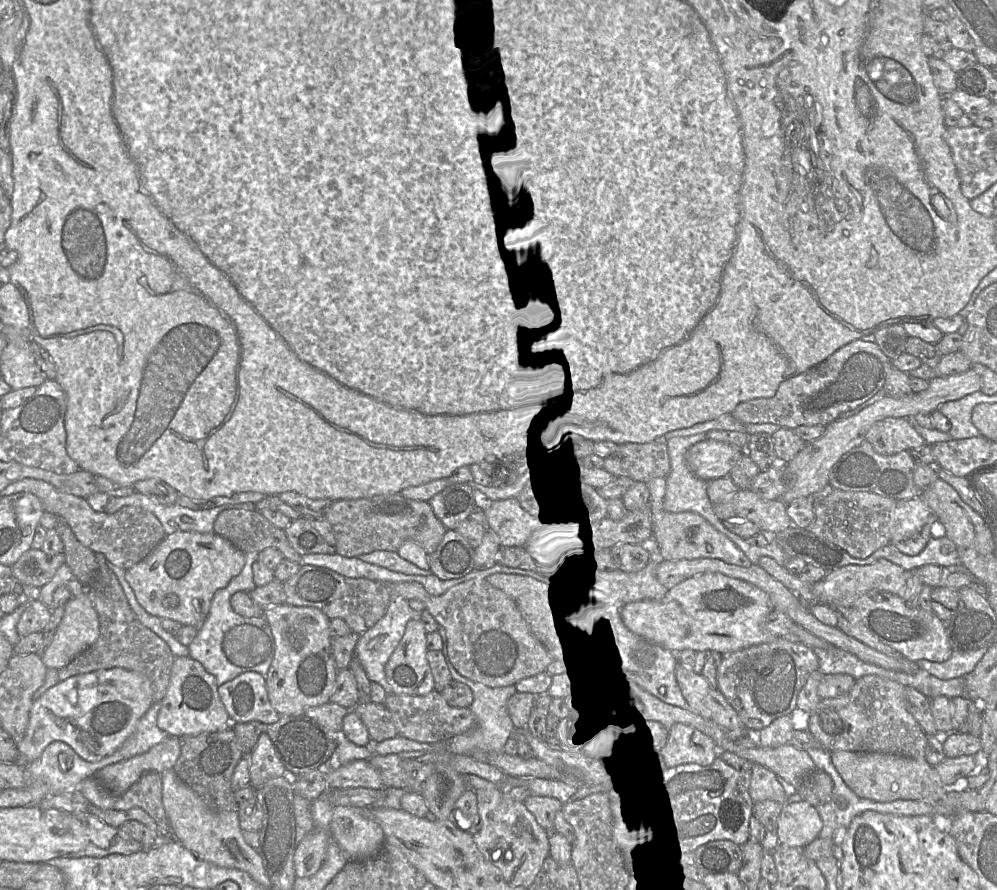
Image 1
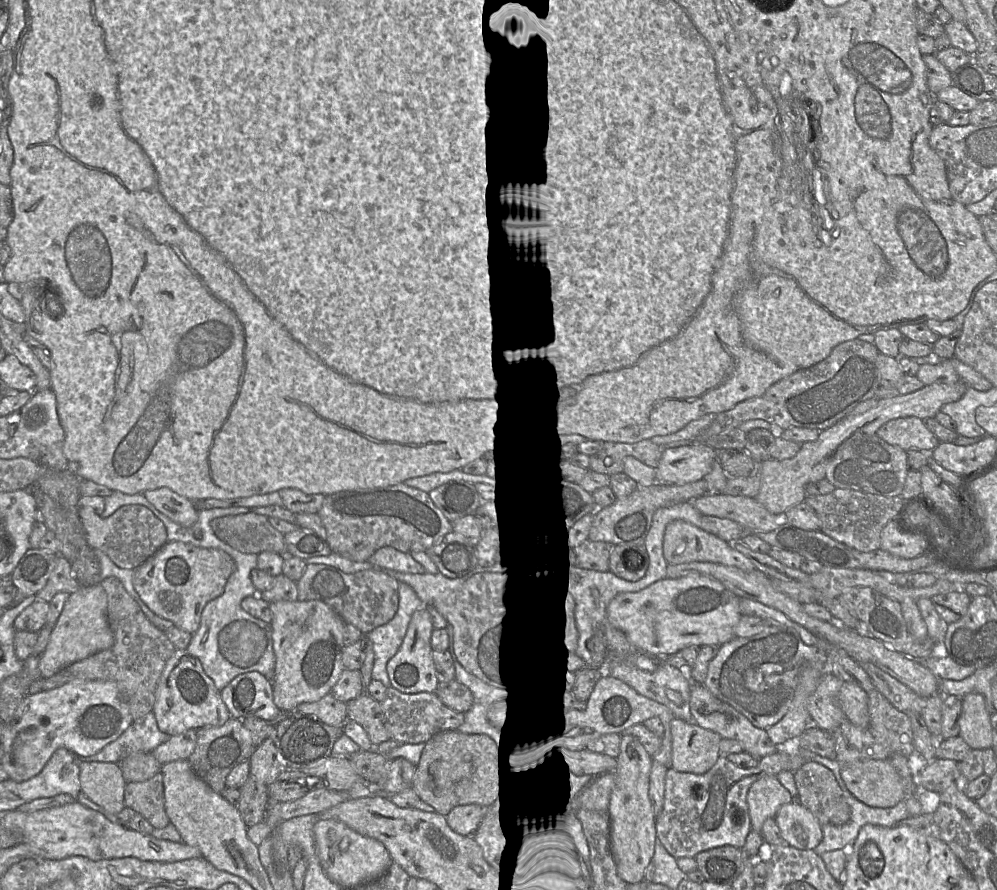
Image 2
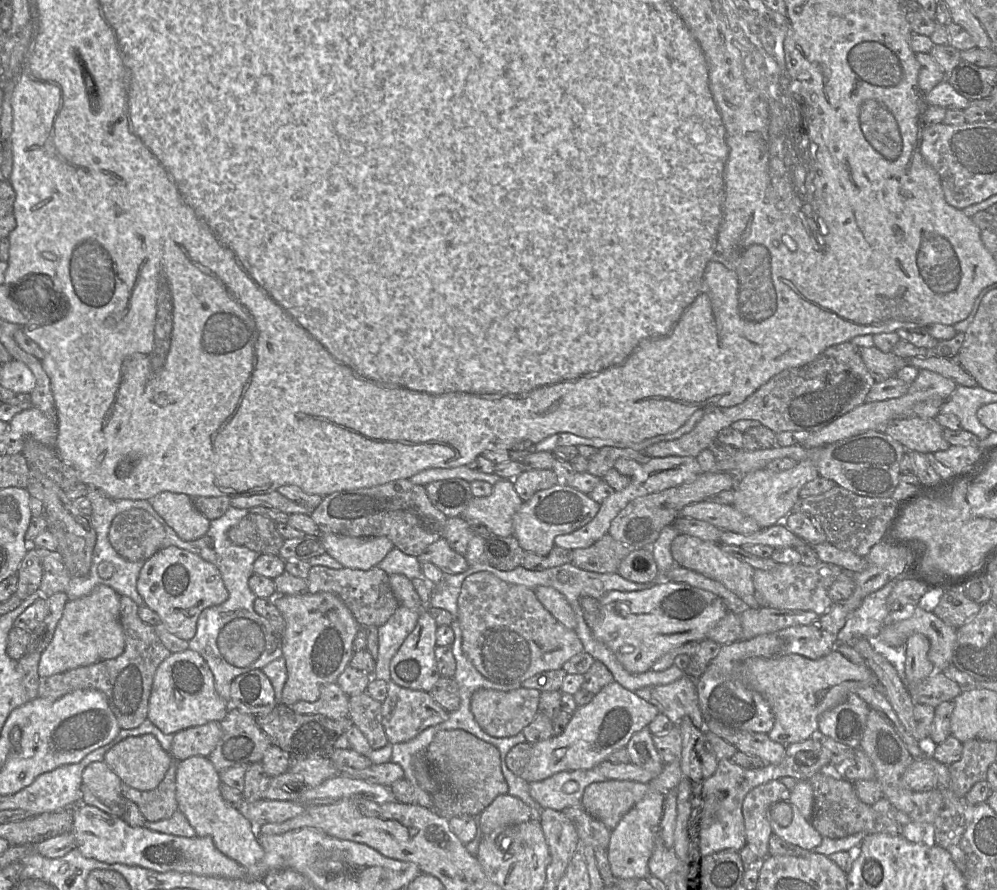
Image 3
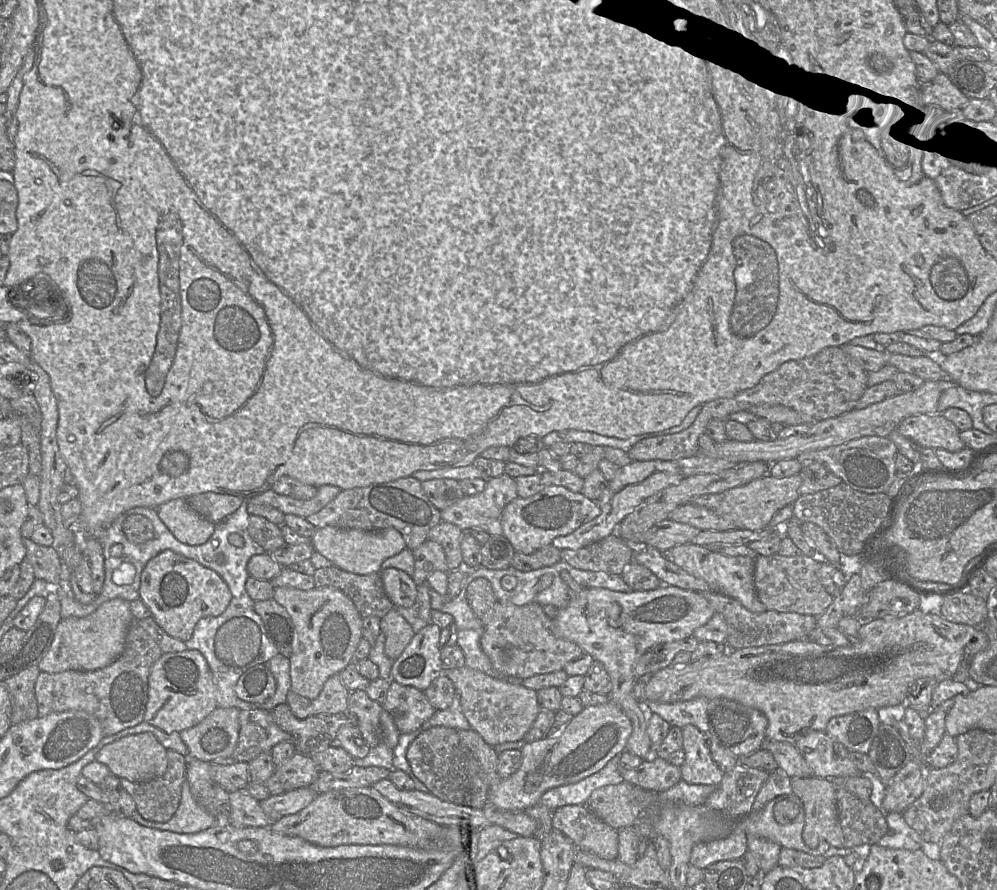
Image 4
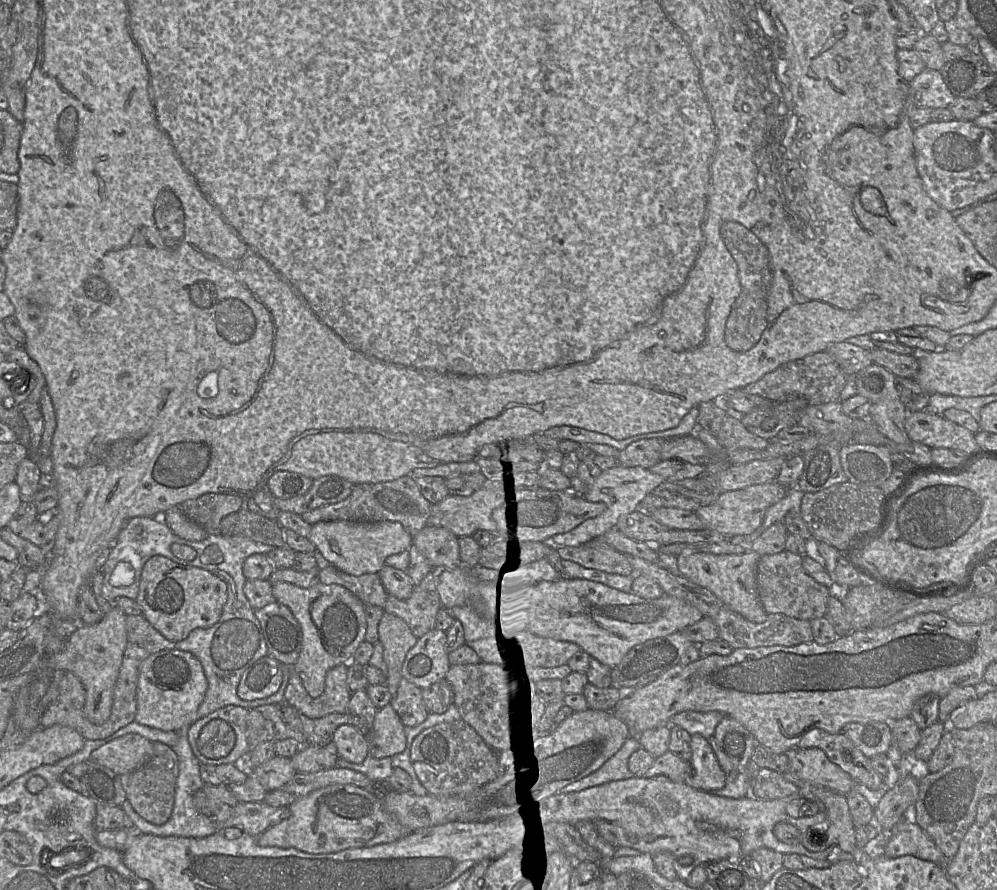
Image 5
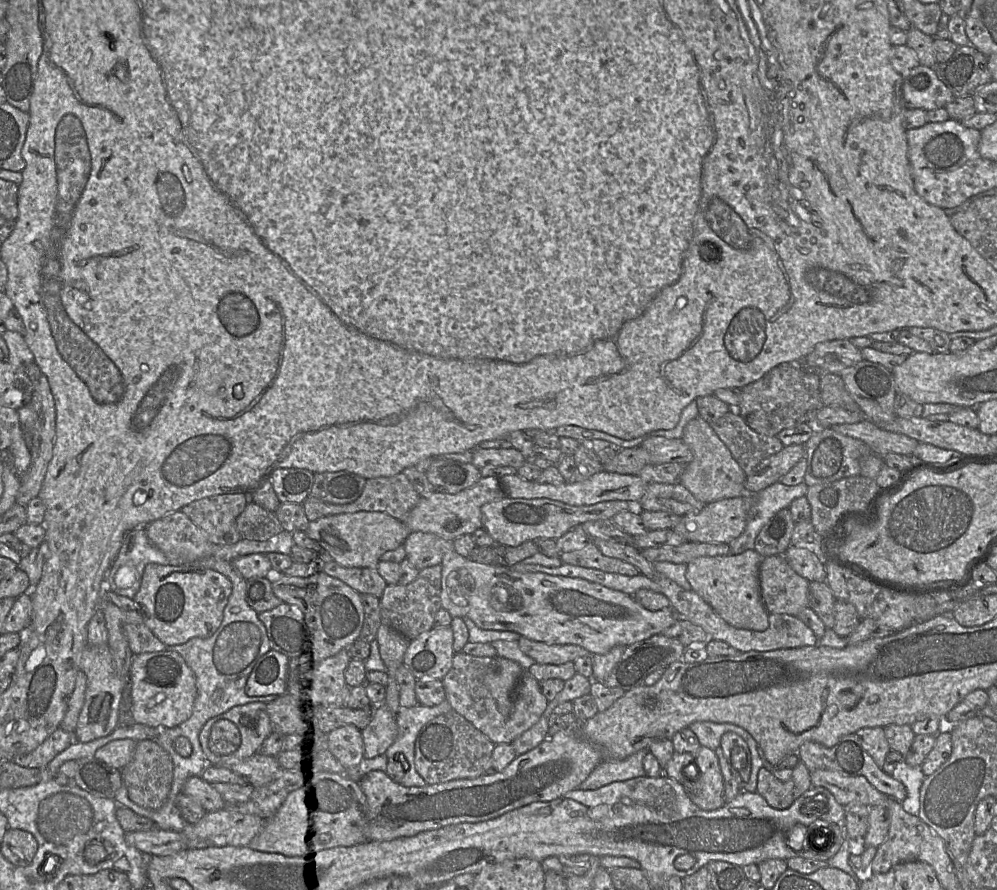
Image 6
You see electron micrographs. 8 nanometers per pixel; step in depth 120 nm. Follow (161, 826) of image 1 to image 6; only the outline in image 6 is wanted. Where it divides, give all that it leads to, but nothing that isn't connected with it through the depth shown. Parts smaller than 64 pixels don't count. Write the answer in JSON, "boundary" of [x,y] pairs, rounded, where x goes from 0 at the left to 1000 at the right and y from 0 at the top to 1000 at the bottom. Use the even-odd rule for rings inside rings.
{"boundary":[[[155,830],[137,833],[132,854],[120,866],[131,900],[150,910],[163,906],[173,883],[175,861],[170,846]]]}

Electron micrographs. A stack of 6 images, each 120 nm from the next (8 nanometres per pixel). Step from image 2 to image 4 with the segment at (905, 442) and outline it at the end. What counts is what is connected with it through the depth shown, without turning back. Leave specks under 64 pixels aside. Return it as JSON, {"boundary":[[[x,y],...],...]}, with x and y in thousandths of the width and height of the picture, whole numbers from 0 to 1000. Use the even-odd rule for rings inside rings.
{"boundary":[[[945,465],[916,466],[907,471],[900,480],[900,483],[907,491],[915,494],[924,503],[947,504],[952,508],[961,508],[968,503],[967,497],[963,493],[961,481]]]}

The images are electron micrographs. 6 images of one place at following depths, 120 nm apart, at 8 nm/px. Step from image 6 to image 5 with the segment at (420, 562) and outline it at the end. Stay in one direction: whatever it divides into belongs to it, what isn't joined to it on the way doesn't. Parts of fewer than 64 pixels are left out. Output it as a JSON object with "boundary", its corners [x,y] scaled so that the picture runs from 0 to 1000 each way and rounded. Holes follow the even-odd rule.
{"boundary":[[[427,590],[414,602],[414,611],[434,639],[455,639],[463,635],[459,604],[448,593]]]}

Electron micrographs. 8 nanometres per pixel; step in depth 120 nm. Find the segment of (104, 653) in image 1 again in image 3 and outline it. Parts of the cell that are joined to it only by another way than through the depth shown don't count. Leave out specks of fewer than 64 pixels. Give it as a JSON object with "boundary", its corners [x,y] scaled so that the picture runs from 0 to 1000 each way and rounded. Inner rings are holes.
{"boundary":[[[121,670],[120,698],[125,715],[125,729],[120,737],[41,761],[38,782],[46,787],[58,787],[77,775],[98,775],[105,781],[121,819],[139,817],[148,807],[149,784],[157,751],[172,733],[163,725],[155,706],[139,693],[138,684],[139,681],[131,672]]]}

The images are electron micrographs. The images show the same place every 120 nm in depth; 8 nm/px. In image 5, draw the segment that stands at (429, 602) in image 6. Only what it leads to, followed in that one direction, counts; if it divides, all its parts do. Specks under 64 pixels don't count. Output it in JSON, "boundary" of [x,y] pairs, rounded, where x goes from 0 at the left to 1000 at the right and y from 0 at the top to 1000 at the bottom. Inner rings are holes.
{"boundary":[[[434,639],[415,658],[409,673],[401,674],[389,667],[384,682],[385,688],[403,694],[418,717],[436,706],[437,691],[444,682],[438,663],[439,642]]]}

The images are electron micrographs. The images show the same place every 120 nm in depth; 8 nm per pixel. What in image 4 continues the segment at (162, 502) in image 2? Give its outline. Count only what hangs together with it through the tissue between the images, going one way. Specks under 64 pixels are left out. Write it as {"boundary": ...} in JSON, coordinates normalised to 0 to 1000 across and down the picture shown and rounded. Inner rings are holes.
{"boundary":[[[188,561],[163,565],[157,575],[171,598],[185,611],[205,611],[215,599],[216,589],[196,575]]]}

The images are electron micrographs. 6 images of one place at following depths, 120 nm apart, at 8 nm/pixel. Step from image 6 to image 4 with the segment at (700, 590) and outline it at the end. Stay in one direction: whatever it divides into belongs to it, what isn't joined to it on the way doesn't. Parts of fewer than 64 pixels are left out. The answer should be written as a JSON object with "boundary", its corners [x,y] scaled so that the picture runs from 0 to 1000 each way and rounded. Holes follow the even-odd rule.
{"boundary":[[[694,609],[674,616],[670,627],[691,645],[707,652],[714,665],[734,671],[756,689],[769,685],[761,673],[756,657],[757,628],[750,625],[729,625]]]}

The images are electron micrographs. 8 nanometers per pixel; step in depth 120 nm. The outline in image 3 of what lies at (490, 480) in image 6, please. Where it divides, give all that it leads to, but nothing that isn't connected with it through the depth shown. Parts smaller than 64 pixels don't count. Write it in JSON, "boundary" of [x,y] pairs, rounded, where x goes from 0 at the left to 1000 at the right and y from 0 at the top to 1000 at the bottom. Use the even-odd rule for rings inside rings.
{"boundary":[[[504,538],[494,544],[493,554],[488,558],[474,558],[461,581],[468,587],[480,587],[486,590],[493,601],[509,603],[515,601],[515,581],[525,562],[519,555],[515,540],[512,538]]]}

